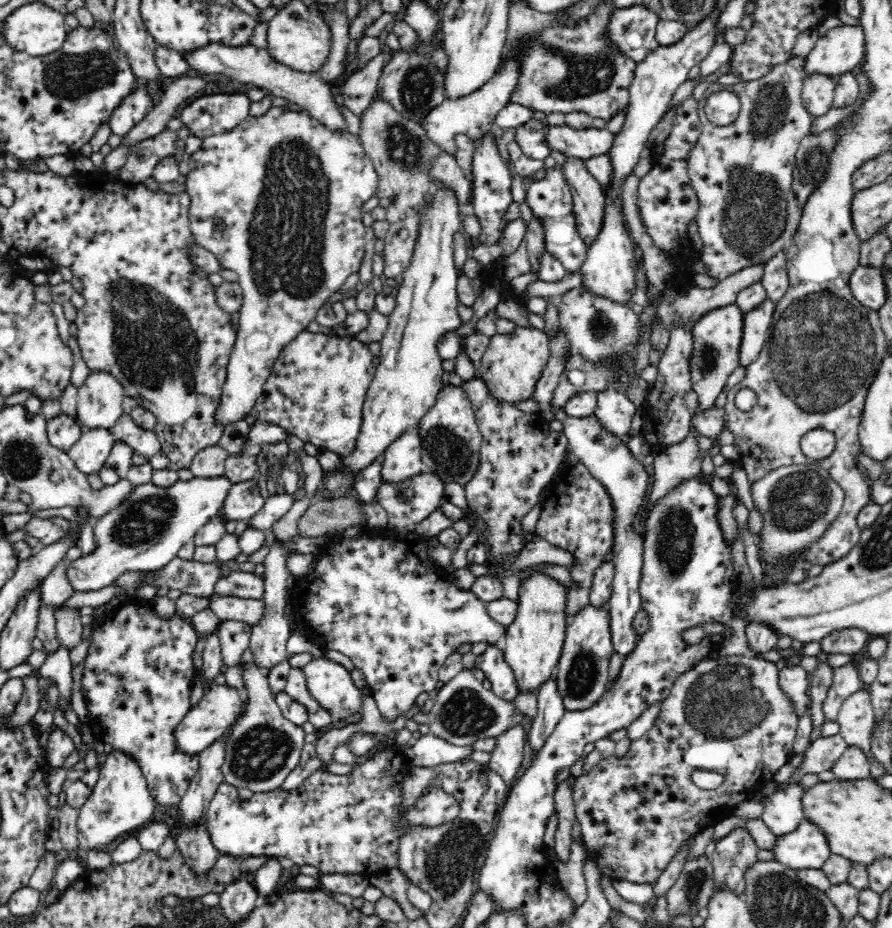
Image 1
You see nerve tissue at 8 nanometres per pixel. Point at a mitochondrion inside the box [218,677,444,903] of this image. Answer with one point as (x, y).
(261, 752)

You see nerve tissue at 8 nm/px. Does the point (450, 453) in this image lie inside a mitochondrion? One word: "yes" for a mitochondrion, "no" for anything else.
yes

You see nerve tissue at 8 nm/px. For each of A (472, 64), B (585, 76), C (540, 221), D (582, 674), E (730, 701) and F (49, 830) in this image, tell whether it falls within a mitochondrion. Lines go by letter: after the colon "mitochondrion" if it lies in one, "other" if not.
A: other
B: mitochondrion
C: other
D: mitochondrion
E: mitochondrion
F: other

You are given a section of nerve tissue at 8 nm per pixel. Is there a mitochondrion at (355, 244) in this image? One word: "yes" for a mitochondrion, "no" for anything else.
no

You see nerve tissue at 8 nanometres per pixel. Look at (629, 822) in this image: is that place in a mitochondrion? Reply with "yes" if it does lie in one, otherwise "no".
no

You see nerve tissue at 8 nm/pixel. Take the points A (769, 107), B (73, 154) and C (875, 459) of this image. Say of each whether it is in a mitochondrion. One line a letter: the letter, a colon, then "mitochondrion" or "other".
A: mitochondrion
B: other
C: other

